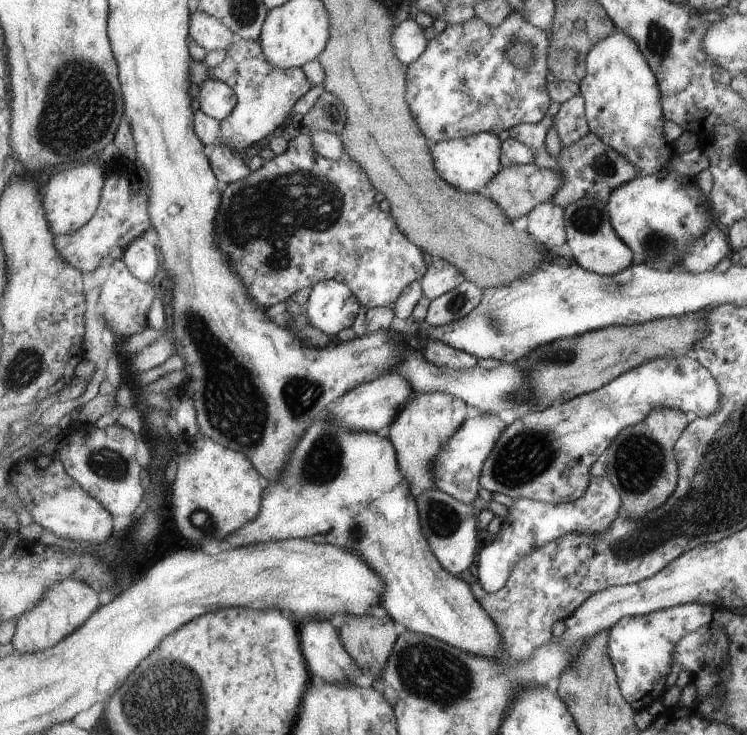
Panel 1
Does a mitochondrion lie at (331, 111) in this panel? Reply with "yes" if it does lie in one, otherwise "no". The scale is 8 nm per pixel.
yes

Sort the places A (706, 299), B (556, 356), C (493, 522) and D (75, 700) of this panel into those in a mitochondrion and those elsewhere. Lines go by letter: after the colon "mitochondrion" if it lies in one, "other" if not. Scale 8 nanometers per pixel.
A: other
B: mitochondrion
C: other
D: other

